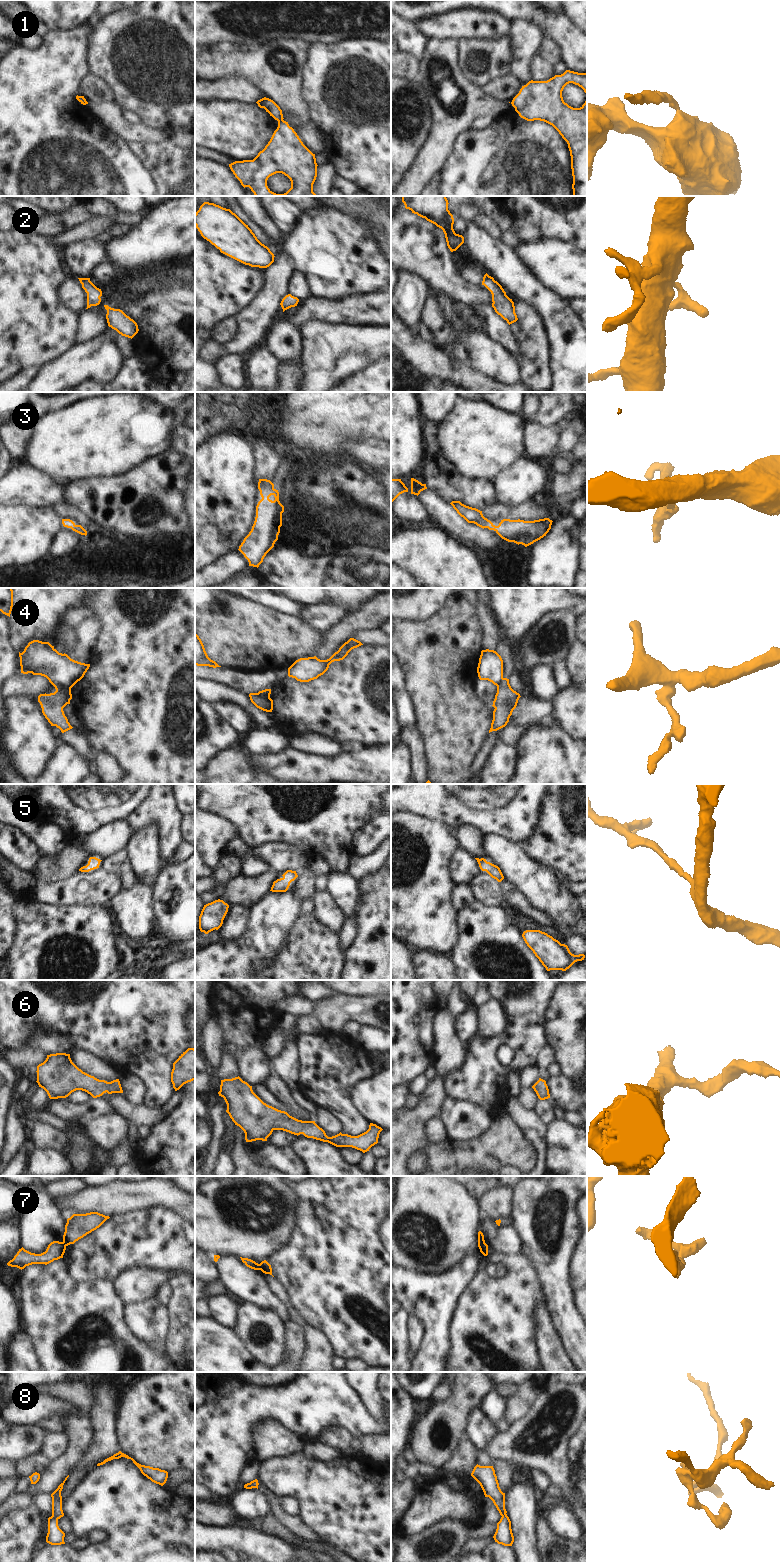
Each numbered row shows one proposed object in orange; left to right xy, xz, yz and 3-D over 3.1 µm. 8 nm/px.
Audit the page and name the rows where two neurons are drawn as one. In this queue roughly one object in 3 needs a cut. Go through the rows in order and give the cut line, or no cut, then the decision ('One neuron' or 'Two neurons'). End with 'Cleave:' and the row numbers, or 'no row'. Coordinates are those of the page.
1: Split along xz (283, 120), (278, 122). Two neurons
2: No split. One neuron
3: No split. One neuron
4: Split along xz (249, 695), (259, 694), (269, 698). Two neurons
5: No split. One neuron
6: No split. One neuron
7: Split along yz (484, 1241), (478, 1245). Two neurons
8: No split. One neuron
Cleave: 1, 4, 7

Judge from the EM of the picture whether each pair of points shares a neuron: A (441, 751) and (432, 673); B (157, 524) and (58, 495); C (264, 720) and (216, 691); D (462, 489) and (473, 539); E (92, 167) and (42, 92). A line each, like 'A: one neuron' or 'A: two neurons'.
A: one neuron
B: two neurons
C: one neuron
D: two neurons
E: one neuron

